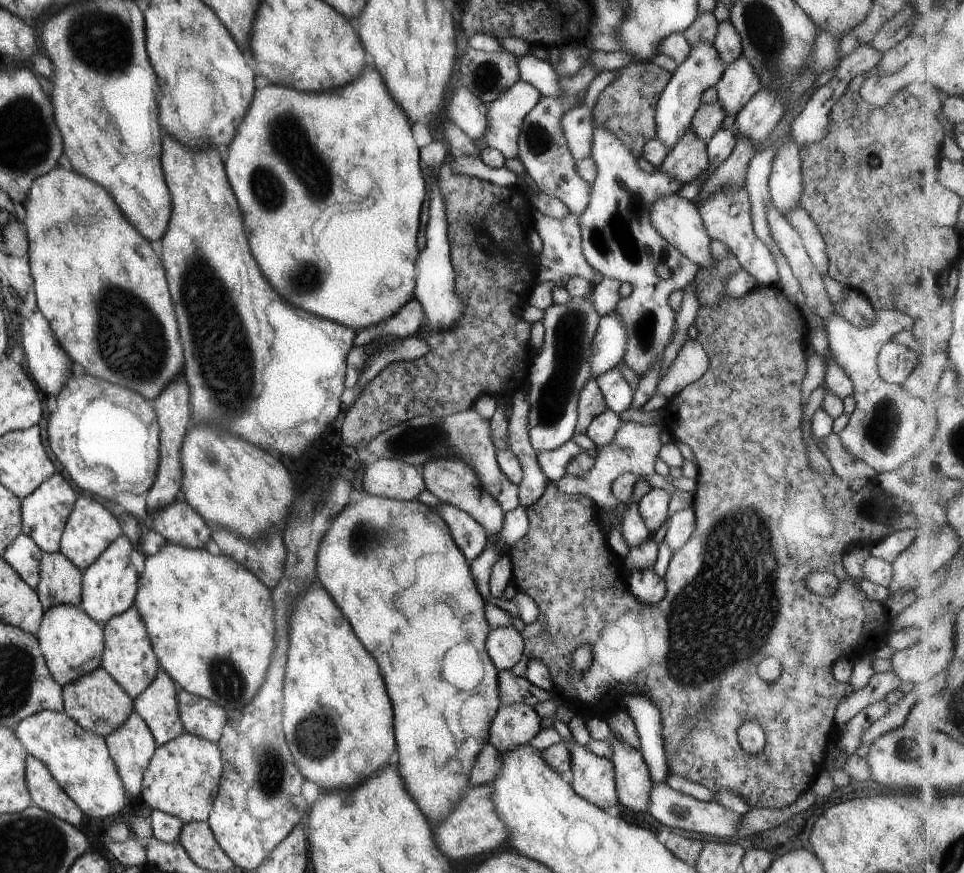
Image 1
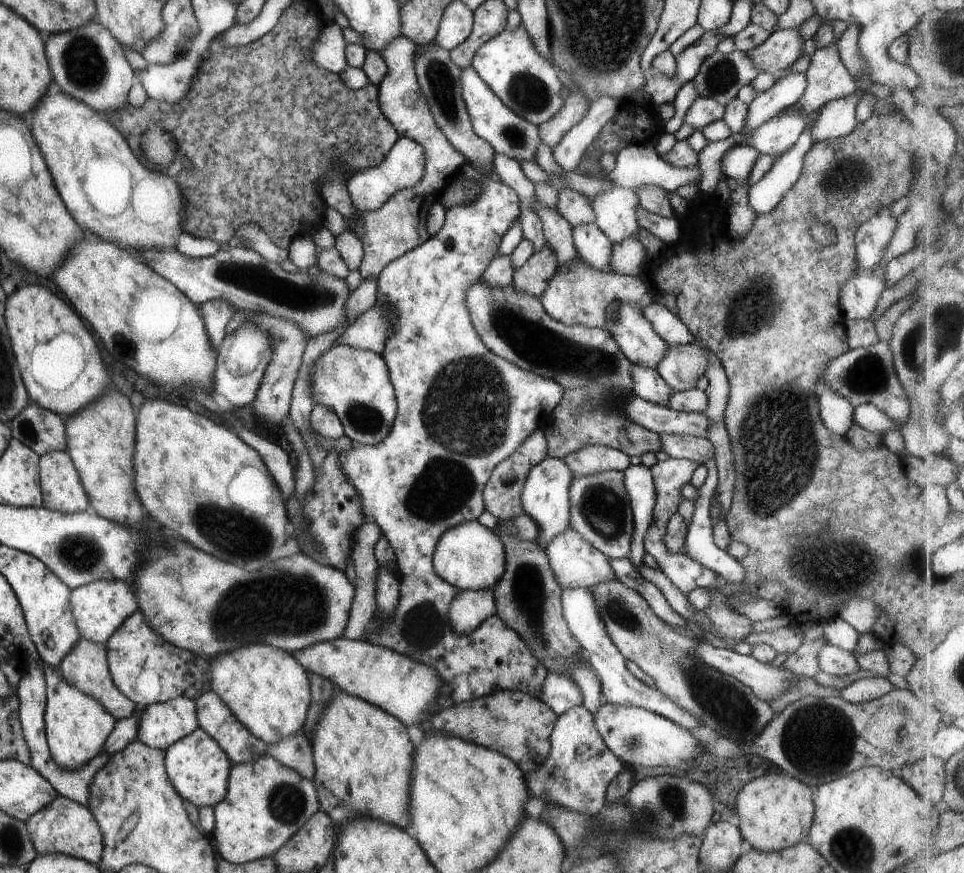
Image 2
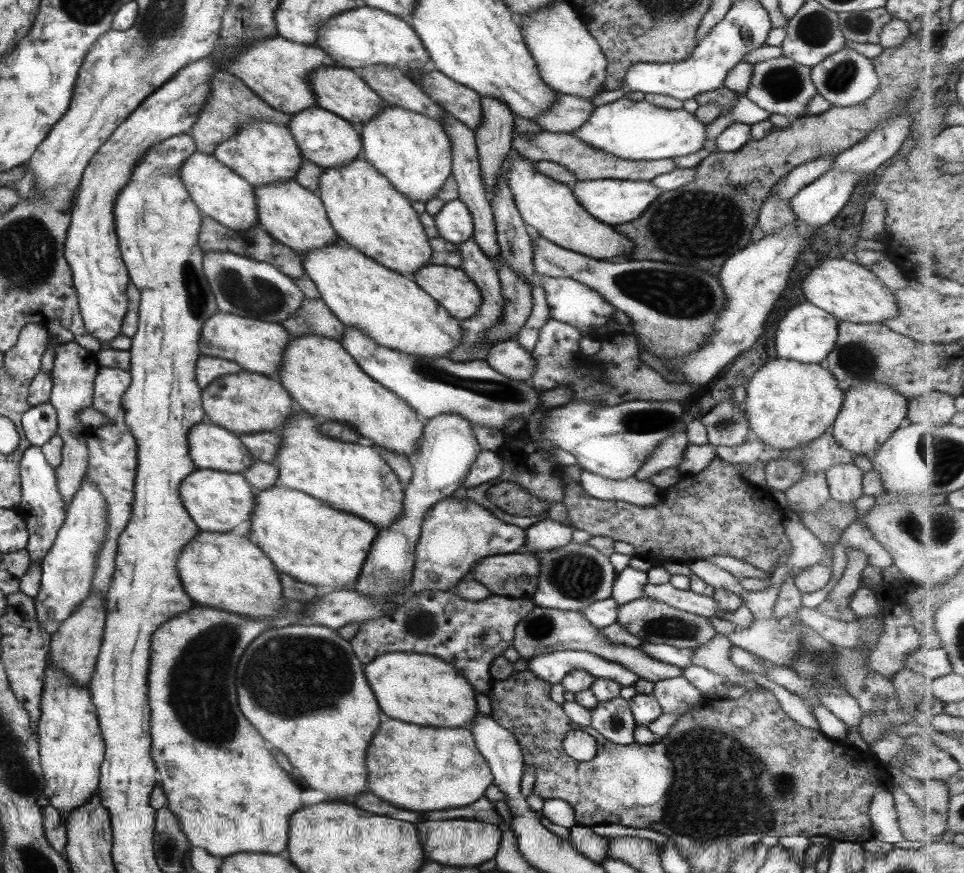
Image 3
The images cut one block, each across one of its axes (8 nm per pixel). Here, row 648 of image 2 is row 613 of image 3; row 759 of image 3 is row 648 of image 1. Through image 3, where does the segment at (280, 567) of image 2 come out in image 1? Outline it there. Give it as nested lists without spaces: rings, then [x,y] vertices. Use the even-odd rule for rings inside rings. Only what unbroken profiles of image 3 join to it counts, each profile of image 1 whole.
[[[167,542],[159,548],[157,554],[153,554],[153,556],[144,554],[144,568],[143,572],[138,574],[138,578],[137,592],[132,605],[141,614],[141,620],[145,624],[149,642],[151,642],[153,648],[153,654],[157,656],[161,670],[171,677],[178,688],[218,704],[227,713],[231,709],[239,710],[245,704],[249,704],[253,700],[253,696],[257,694],[257,690],[261,688],[263,680],[265,680],[265,672],[269,668],[267,666],[269,656],[273,652],[273,604],[271,604],[271,598],[269,598],[269,590],[249,570],[245,570],[241,564],[233,562],[229,556],[223,556],[223,554],[213,556],[205,550],[191,550],[191,548],[183,548],[183,546],[175,546],[174,544],[167,544]]]

